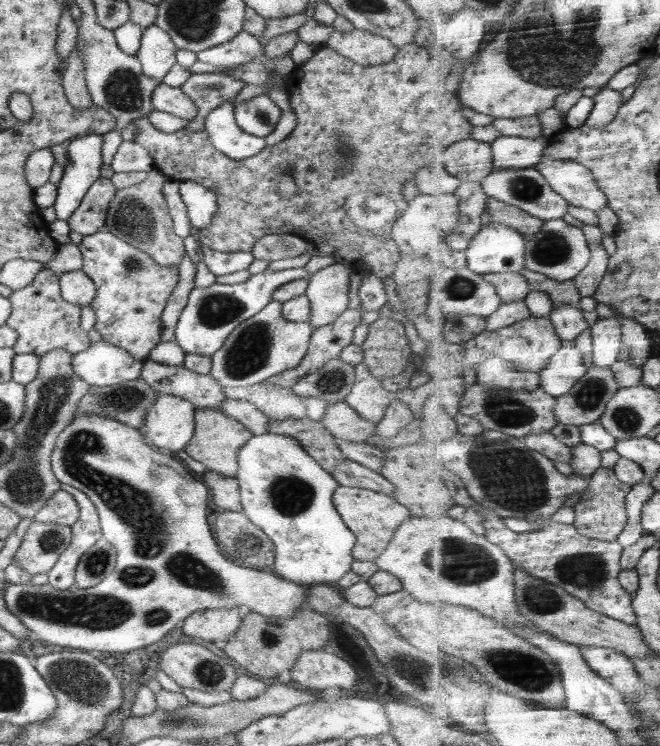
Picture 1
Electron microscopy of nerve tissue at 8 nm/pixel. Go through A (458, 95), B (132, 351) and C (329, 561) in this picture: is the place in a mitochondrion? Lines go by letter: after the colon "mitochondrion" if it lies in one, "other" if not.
A: other
B: other
C: other

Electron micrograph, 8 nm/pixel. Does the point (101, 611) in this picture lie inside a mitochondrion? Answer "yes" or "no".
yes

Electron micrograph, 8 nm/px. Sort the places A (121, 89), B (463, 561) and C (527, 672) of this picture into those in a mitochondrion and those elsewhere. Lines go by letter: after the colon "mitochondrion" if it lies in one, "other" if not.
A: mitochondrion
B: mitochondrion
C: mitochondrion

